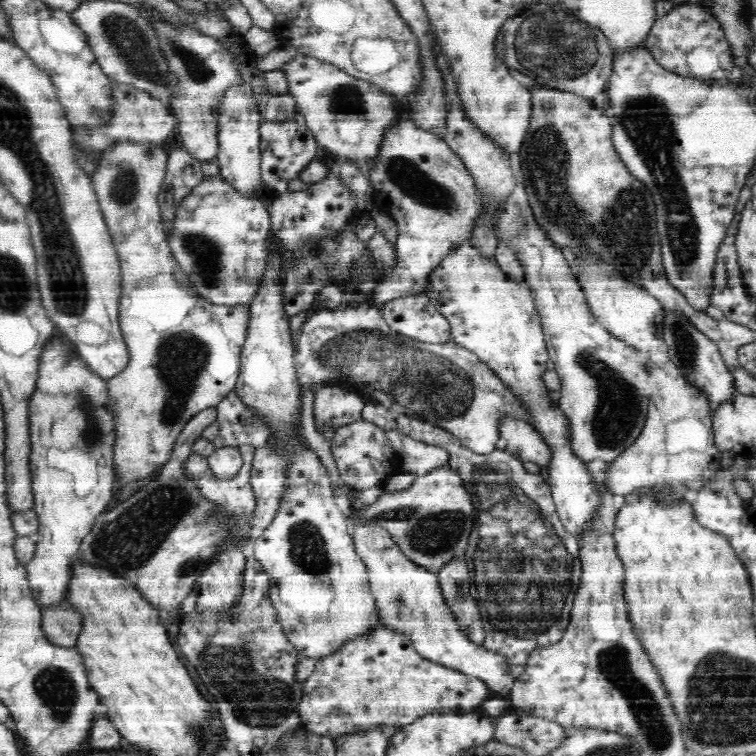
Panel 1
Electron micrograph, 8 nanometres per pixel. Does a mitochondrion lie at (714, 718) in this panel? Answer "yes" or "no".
yes

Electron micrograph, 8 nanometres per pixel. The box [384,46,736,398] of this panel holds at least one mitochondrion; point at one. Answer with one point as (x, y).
(626, 231)

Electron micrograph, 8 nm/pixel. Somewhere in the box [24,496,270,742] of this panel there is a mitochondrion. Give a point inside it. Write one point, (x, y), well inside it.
(56, 689)

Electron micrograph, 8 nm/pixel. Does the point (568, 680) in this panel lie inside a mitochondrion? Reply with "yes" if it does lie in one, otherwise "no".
no

